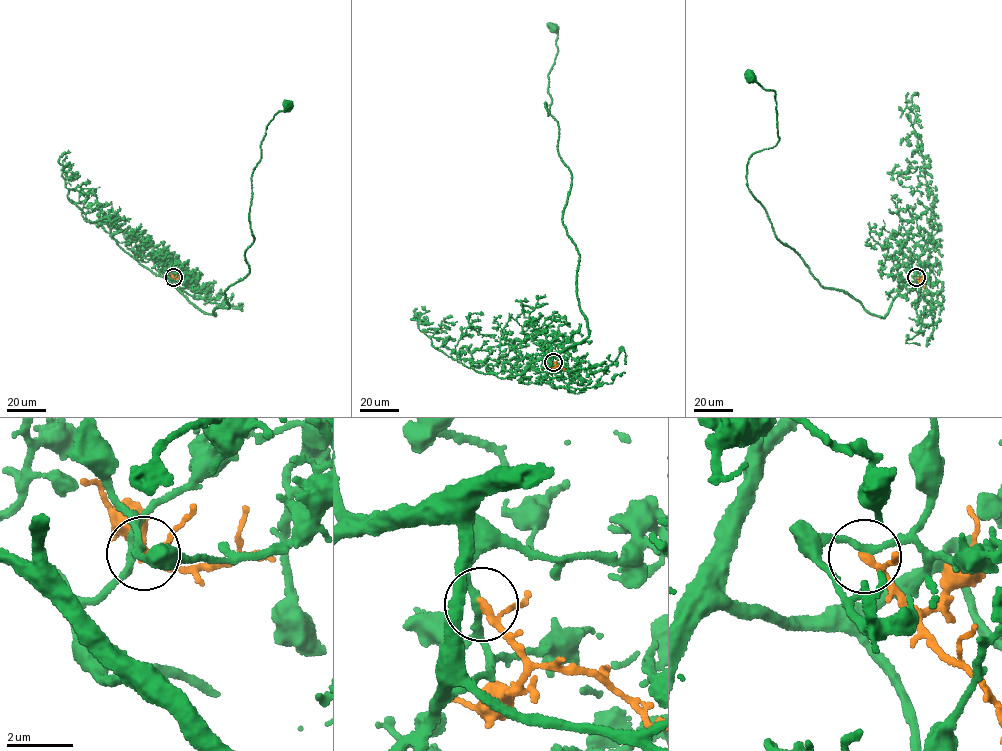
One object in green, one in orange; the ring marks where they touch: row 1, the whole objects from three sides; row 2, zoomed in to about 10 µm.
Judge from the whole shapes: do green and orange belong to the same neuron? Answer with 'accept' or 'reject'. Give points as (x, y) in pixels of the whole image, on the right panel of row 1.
reject

